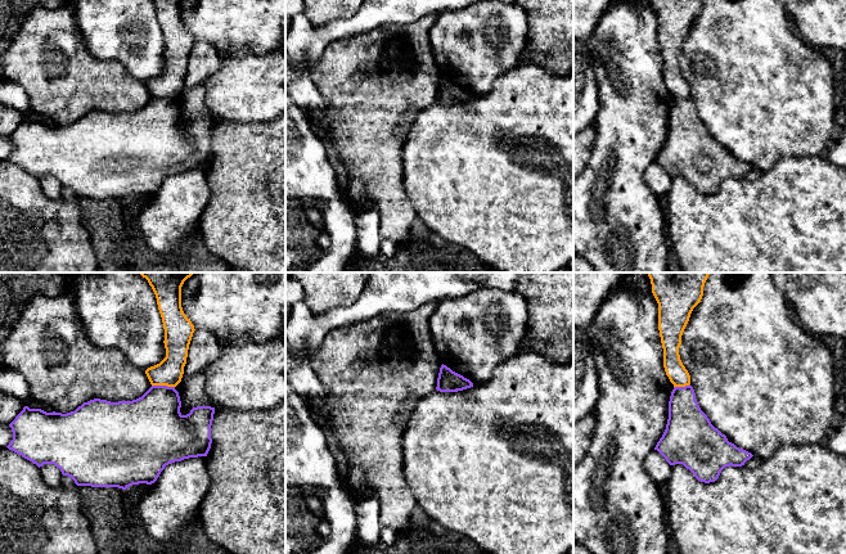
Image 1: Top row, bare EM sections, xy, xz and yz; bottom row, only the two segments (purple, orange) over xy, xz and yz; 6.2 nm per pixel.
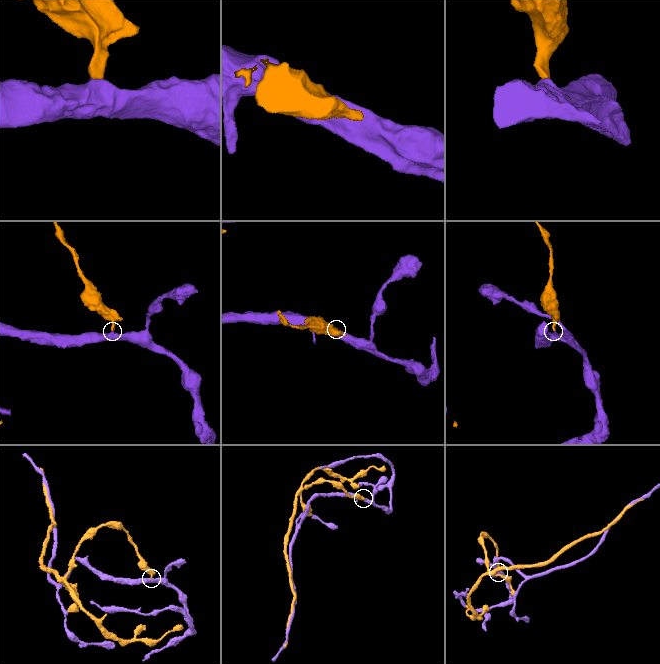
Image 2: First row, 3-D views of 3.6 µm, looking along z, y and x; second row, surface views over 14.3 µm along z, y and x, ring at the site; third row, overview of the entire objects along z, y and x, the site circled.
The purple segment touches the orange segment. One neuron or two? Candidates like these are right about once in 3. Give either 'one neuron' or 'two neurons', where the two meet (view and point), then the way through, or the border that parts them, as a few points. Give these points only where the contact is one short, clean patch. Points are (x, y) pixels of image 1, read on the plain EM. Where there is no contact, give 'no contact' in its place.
two neurons | xy (163, 98) | along xy (152, 97), (174, 99)

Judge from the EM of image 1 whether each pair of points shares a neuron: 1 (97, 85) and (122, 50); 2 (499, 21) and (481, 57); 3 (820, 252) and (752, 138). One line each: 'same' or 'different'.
1: different
2: same
3: different

